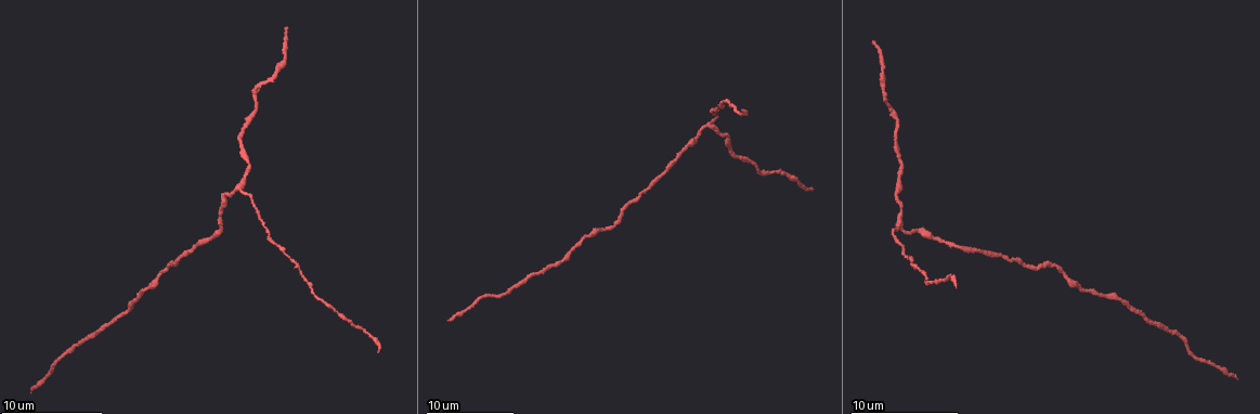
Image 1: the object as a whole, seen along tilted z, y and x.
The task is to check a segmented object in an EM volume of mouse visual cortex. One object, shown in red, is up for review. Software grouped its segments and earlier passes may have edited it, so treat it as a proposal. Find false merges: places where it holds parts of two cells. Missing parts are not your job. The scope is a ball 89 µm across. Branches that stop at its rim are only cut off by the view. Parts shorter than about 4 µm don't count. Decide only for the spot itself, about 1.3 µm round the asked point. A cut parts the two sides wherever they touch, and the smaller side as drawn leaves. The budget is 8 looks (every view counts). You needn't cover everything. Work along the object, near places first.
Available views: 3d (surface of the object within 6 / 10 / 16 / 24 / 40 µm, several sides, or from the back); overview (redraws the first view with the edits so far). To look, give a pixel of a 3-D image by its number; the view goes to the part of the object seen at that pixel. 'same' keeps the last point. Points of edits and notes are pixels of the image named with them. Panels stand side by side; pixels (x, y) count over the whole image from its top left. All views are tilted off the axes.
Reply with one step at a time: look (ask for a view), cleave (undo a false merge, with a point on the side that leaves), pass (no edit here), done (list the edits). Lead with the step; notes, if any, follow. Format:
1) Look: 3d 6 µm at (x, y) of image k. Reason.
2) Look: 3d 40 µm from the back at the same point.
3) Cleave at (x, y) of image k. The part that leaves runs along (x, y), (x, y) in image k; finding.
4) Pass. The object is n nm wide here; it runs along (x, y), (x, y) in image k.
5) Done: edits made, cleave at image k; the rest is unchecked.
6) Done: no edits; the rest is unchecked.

Look: 3d 10 µm at (1025, 266) of image 1. A narrow waist.

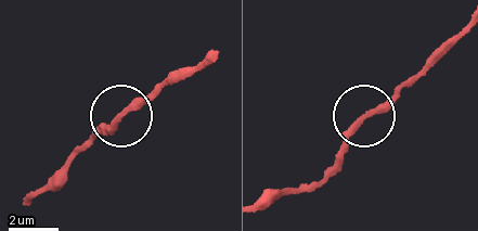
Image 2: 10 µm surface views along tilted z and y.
Pass. One cell here.

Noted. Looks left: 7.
Look: 3d 10 µm at (592, 235) of image 1. Sudden change in width.

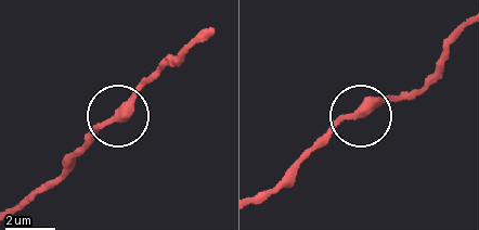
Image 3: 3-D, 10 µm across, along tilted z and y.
Pass. It runs along (460, 25), (427, 80), (337, 124), (299, 166) in image 3; all the same cell.

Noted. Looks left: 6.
Look: 3d 16 µm at (1125, 303) of image 1.

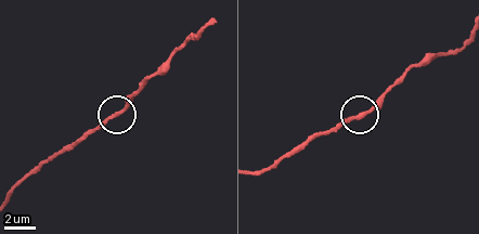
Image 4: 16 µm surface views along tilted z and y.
Look: 3d 16 µm from the back at (118, 113) of image 4.

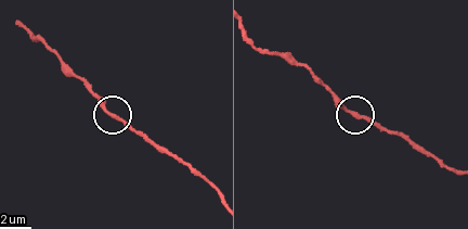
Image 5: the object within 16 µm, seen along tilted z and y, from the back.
Pass. It runs along (251, 41), (308, 66), (348, 110), (390, 134) in image 5; continuous, no second cell.

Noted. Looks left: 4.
Look: 3d 6 µm at (287, 257) of image 1. Thin neck.

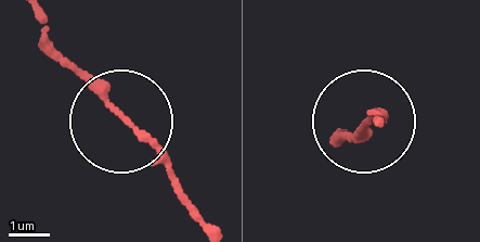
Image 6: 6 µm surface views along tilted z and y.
Look: 3d 6 µm from the back at (123, 119) of image 6.

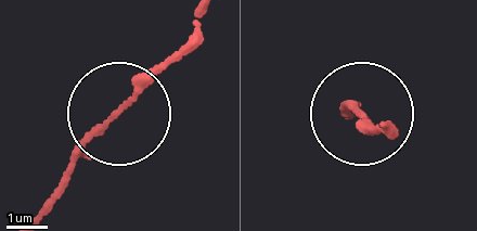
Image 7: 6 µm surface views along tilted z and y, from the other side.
Pass. One cell here.

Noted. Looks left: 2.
Done: no edits; the rest is unchecked.

